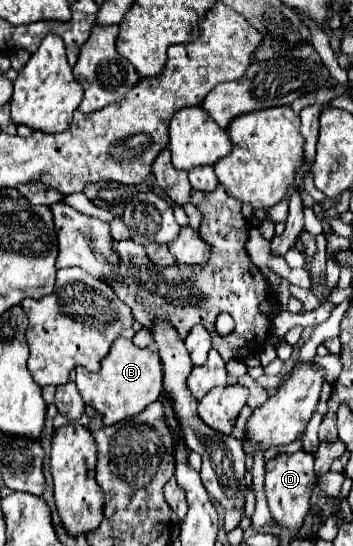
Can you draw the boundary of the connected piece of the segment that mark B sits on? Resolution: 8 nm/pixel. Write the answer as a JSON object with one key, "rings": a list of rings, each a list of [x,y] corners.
{"rings":[[[119,337],[113,341],[105,361],[101,361],[101,369],[97,373],[89,373],[85,367],[77,367],[77,389],[85,401],[103,417],[103,425],[115,425],[117,421],[129,419],[141,413],[151,401],[159,401],[163,369],[161,359],[151,349],[135,347],[131,341]]]}

